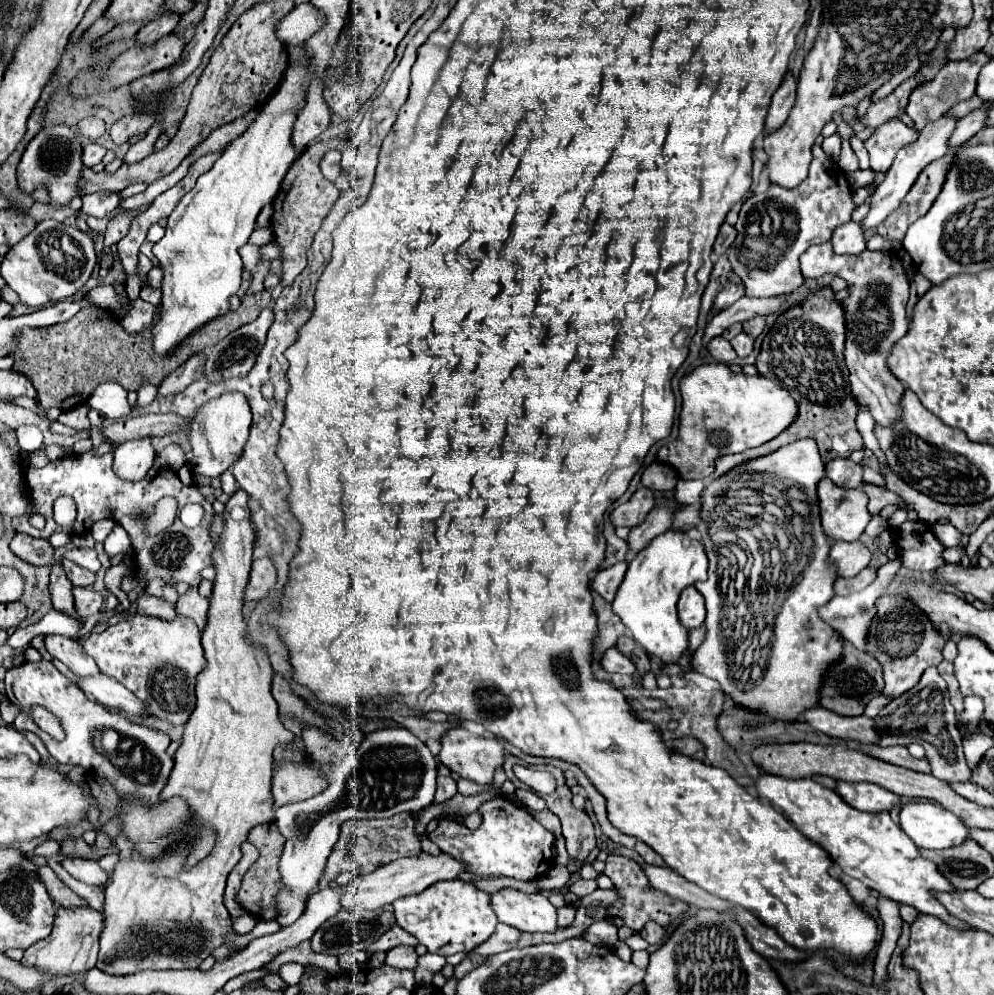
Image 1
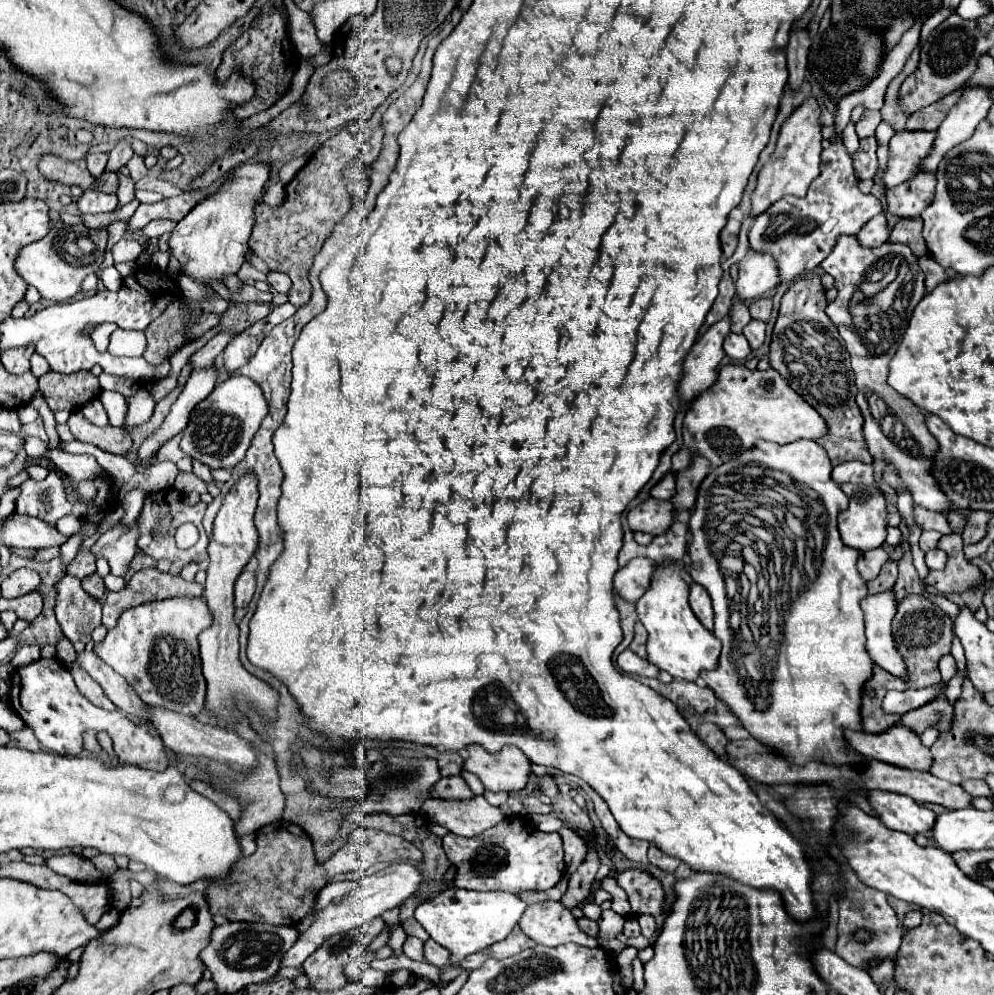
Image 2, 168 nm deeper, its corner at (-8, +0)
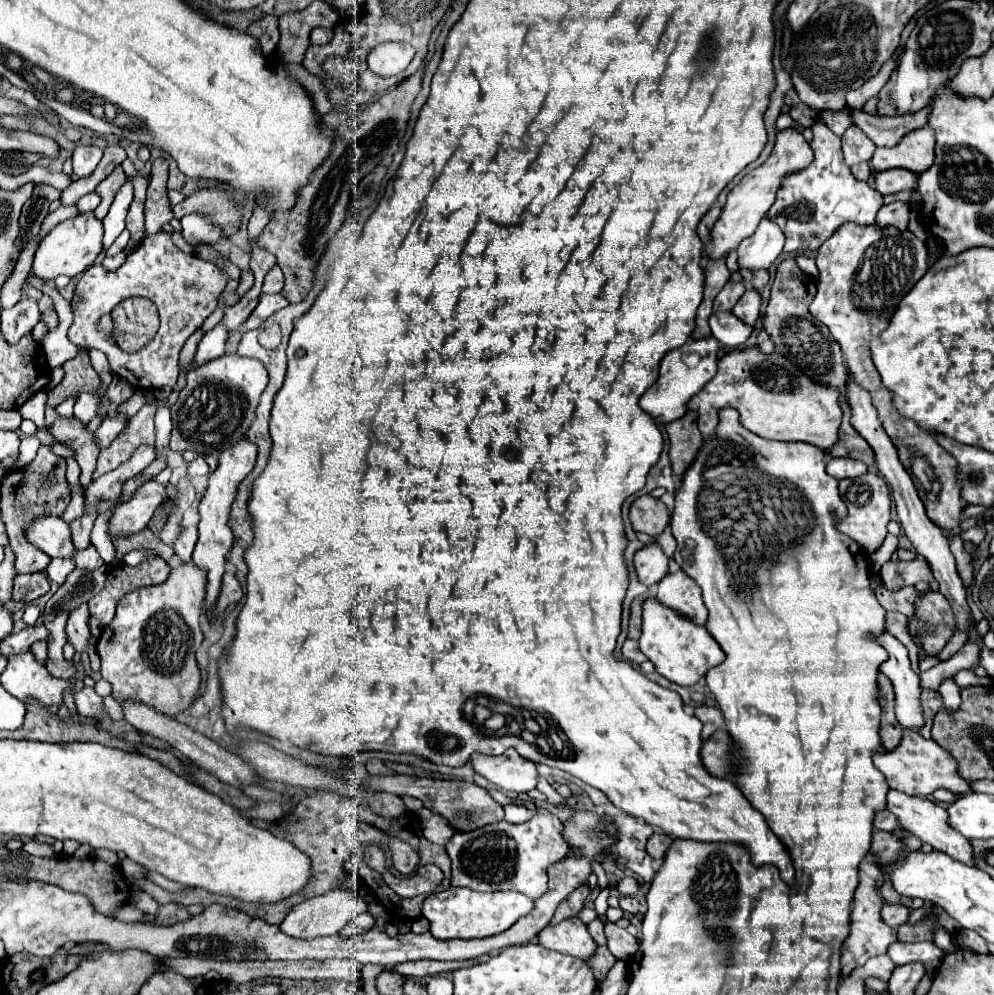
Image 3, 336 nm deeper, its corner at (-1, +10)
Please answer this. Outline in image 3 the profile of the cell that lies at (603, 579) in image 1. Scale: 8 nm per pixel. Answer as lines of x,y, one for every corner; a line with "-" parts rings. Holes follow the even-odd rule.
658,543
644,545
636,555
634,555
634,571
640,579
640,583
652,587
656,585
668,569
668,557
662,553
662,547

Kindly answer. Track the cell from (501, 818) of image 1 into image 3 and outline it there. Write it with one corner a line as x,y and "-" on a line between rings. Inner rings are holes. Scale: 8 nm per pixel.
540,815
526,823
514,825
506,821
488,823
474,831
454,833
446,843
452,859
452,885
470,887
474,891
518,891
530,899
540,897
548,889
546,869
568,853
562,837
562,821
554,815

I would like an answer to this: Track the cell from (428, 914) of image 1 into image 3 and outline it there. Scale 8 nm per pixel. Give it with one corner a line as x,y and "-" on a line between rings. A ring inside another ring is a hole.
448,887
424,899
422,915
430,921
430,933
436,939
482,939
506,931
516,919
532,909
532,899
516,891
480,893
468,887

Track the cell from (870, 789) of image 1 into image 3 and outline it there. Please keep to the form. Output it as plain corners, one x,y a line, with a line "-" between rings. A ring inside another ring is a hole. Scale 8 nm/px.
890,789
888,791
888,811
896,815
900,827
904,833
912,833
916,835
920,841
932,845
936,851
944,851
948,853
952,859
956,861
964,861
966,865
972,865
972,847
970,841
966,837
962,837
960,833
956,833
950,825
948,825
948,813
940,803
934,803
926,797
912,797
900,791

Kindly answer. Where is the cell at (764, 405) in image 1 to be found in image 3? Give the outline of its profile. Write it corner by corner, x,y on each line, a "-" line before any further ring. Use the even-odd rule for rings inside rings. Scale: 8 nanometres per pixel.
750,347
726,353
720,359
716,377
706,383
696,397
692,397
692,405
688,403
688,409
698,415
698,429
704,441
716,439
718,413
726,407
734,407
738,413
742,413
742,425
764,439
806,441
820,449
828,449
838,441
838,427
842,421
842,409
836,395
836,389
828,389
806,379
780,353
774,351
764,355
758,351
758,347

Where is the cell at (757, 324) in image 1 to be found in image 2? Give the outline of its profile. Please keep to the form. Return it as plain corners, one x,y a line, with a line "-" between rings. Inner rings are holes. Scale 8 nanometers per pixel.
763,297
763,299
757,299
757,301
753,301
749,307
751,307
751,317
753,317
753,319
767,321
767,319
769,319
769,315
771,315
773,301
771,301
769,297

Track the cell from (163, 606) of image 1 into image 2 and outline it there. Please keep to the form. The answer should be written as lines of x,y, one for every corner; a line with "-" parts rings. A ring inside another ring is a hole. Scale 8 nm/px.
141,569
121,591
107,593
103,601
103,627
113,629
119,615
135,605
179,595
203,595
203,587
195,581
185,581
181,575
161,573
157,569

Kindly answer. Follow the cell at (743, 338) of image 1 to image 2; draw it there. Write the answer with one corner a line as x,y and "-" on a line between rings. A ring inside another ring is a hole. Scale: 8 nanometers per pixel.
751,319
747,323
747,327
743,329
743,335
747,337
751,349
757,349
763,345
763,339
765,339
765,323
763,321
757,321
757,319

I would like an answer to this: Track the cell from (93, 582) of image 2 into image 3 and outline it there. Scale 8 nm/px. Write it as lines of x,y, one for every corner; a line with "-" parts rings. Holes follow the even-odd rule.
92,545
88,549
84,549
84,551
78,551
74,561
76,561
78,569
88,569
88,571
94,571
94,569
104,565
104,561
100,559
100,555
96,553
96,549

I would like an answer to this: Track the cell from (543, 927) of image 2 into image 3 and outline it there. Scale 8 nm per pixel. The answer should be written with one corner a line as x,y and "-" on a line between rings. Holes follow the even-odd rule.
570,917
568,921
560,921
556,925
548,923
544,929
540,929
538,943
572,957
580,957
584,961
588,961
596,949
594,939
578,917

